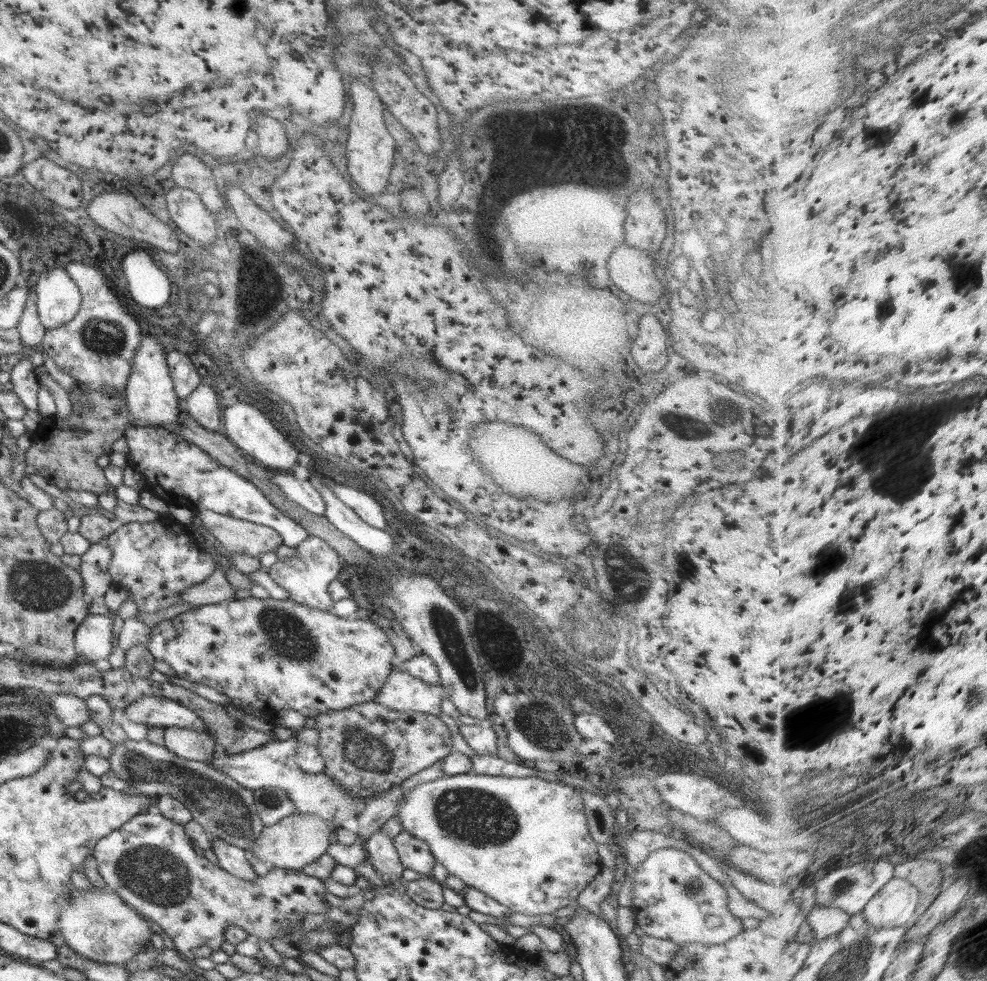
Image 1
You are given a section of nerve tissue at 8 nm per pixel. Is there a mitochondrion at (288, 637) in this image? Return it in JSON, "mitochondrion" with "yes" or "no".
{"mitochondrion":"yes"}

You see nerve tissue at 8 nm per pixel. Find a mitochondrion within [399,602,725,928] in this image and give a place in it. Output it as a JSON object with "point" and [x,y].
{"point":[470,814]}

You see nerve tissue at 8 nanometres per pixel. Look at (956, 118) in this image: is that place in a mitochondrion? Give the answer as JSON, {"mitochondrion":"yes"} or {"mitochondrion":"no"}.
{"mitochondrion":"no"}

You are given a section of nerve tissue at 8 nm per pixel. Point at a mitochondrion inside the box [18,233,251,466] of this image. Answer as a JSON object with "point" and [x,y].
{"point":[105,338]}

